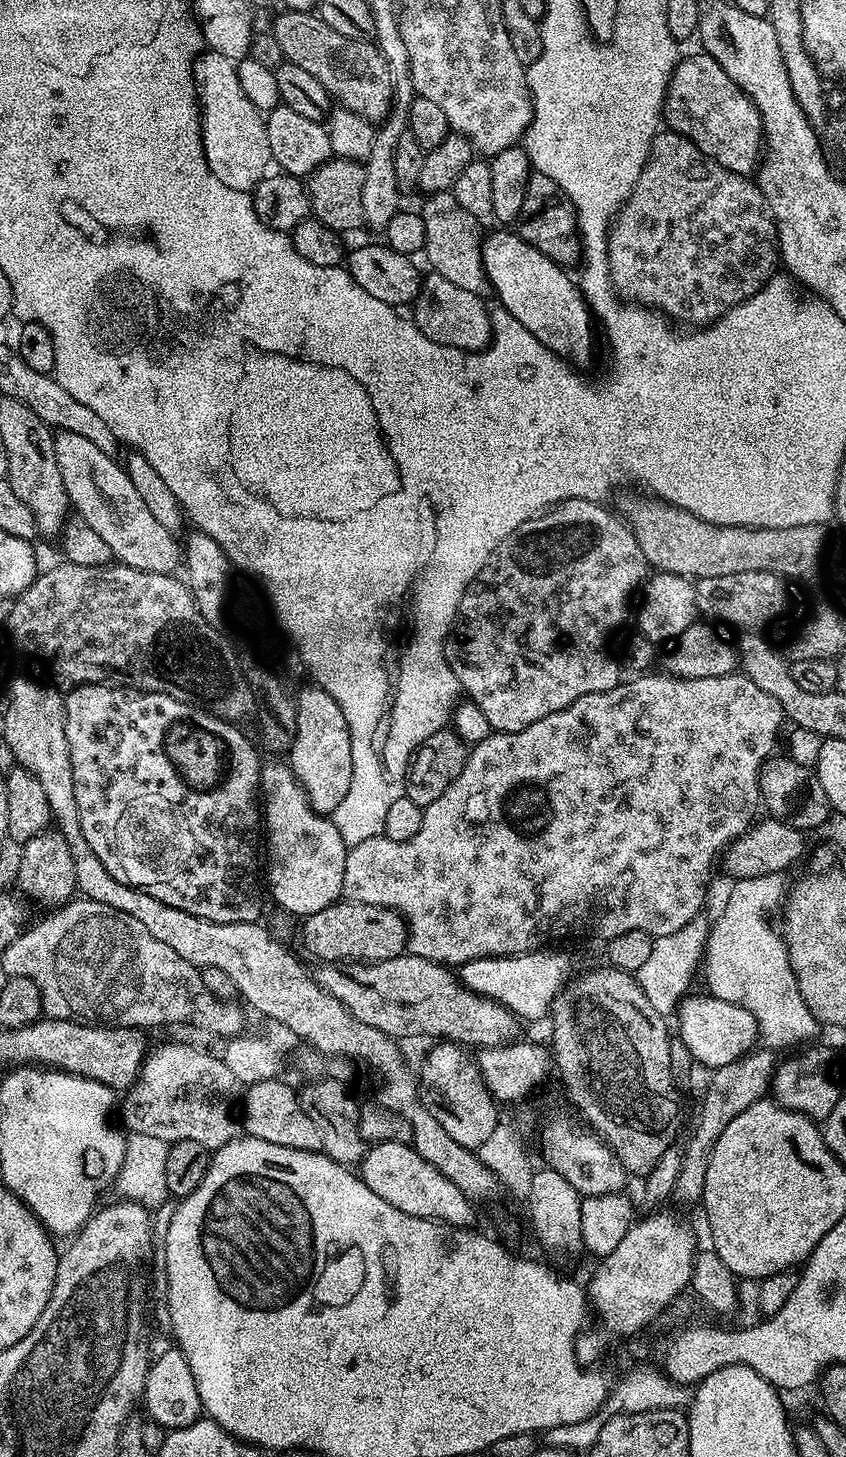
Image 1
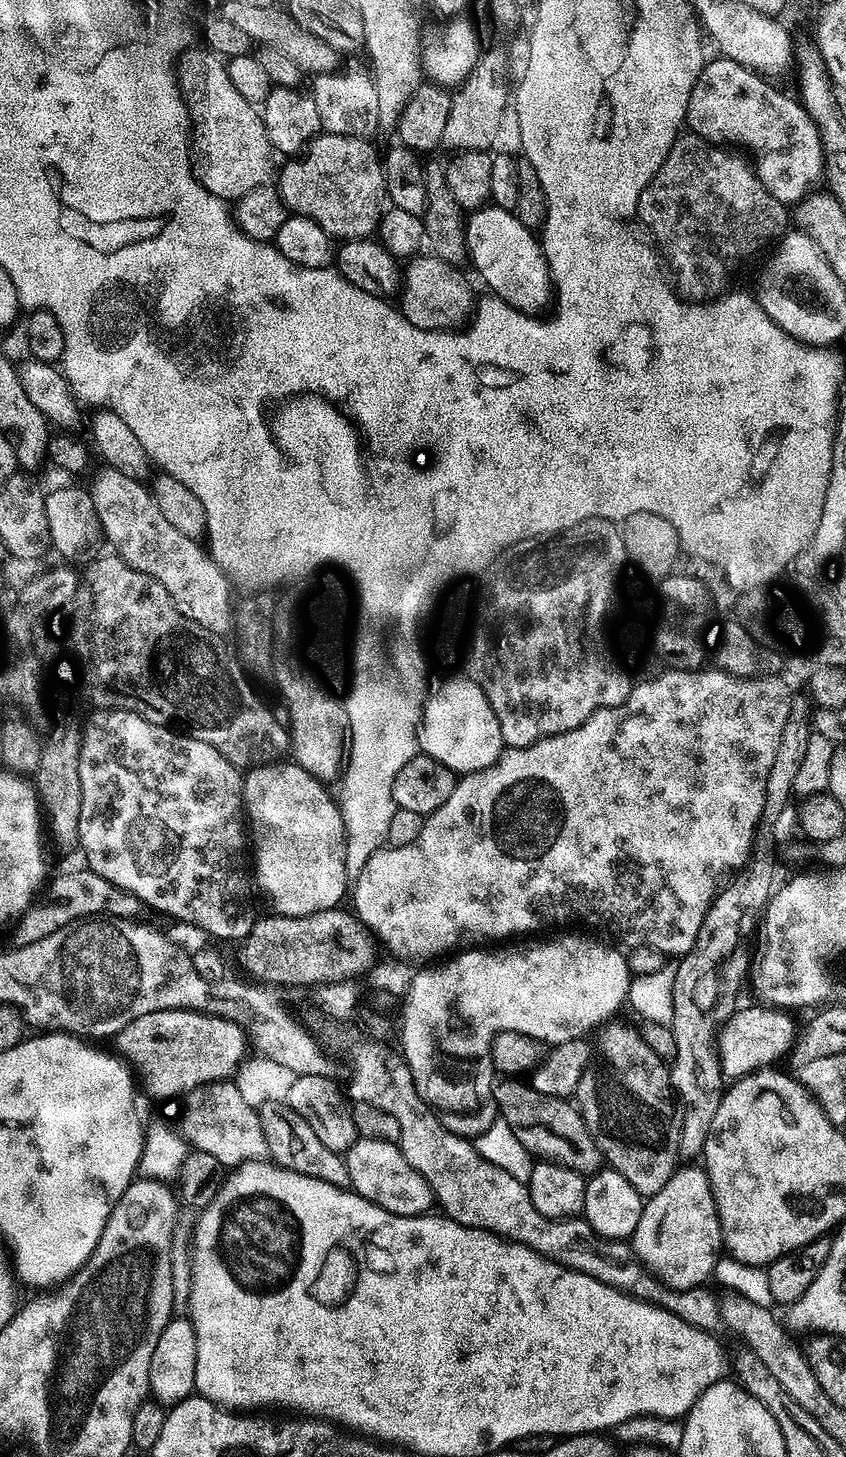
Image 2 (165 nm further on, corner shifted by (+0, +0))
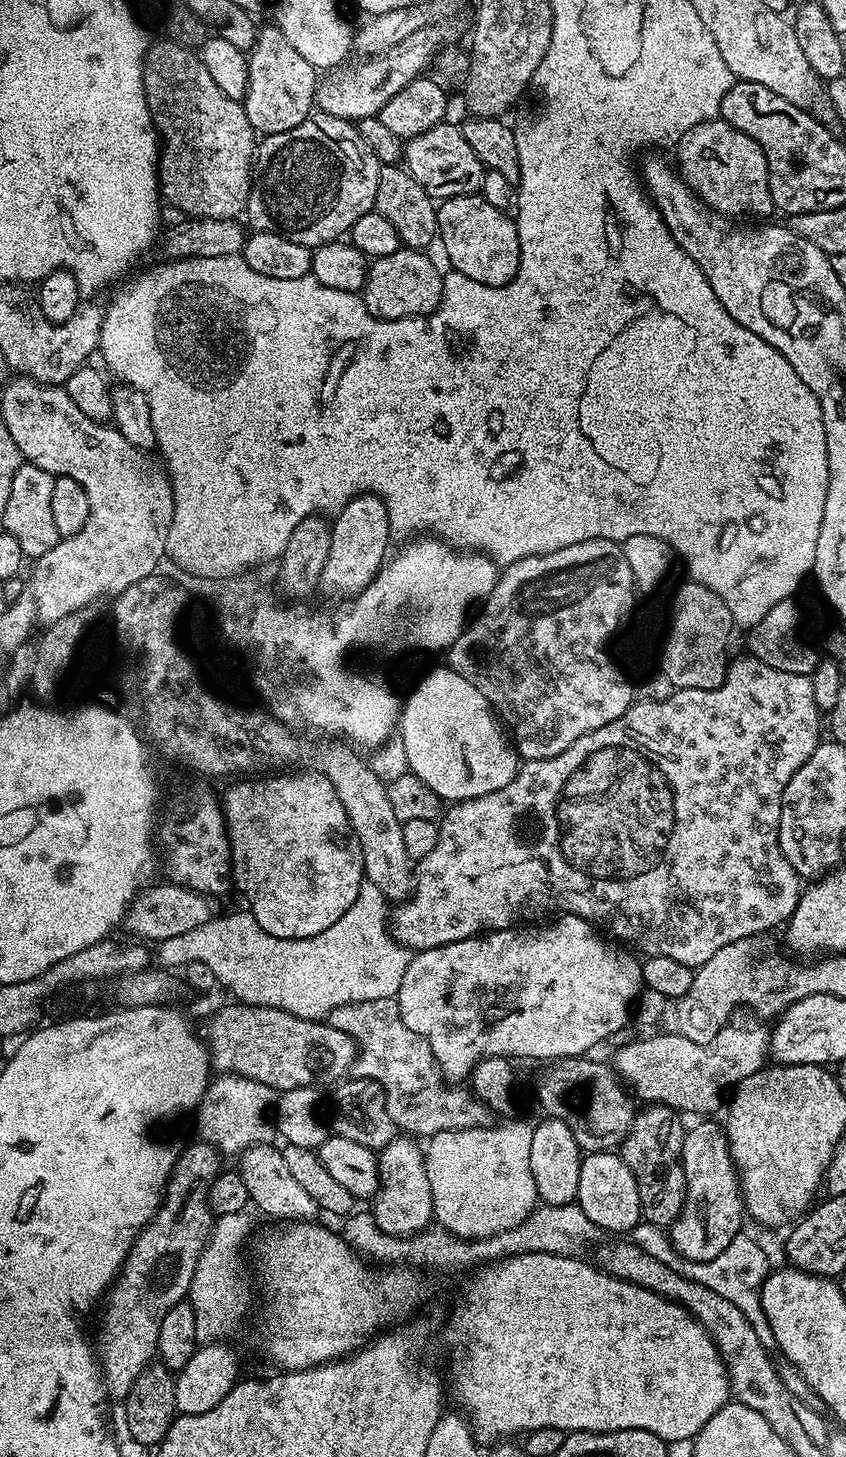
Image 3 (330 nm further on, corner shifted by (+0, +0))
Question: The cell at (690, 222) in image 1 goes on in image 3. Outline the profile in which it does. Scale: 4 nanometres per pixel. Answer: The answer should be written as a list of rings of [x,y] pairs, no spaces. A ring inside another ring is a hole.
[[[722,118],[707,120],[686,130],[686,134],[682,134],[682,138],[675,145],[674,151],[676,151],[677,161],[675,160],[675,163],[678,165],[680,177],[688,183],[688,189],[714,211],[721,212],[729,218],[768,216],[774,212],[770,194],[768,159],[762,146],[758,146],[758,142],[754,142],[754,138],[750,138],[750,134],[742,134],[742,130],[730,126]]]

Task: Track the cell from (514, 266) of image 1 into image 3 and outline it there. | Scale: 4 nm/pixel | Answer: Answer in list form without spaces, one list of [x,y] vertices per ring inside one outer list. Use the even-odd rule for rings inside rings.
[[[483,195],[455,196],[443,201],[436,210],[436,230],[438,244],[444,247],[448,260],[456,272],[461,272],[468,280],[473,280],[473,285],[486,288],[506,286],[518,274],[518,262],[520,261],[520,239],[516,229],[516,221],[505,209],[498,206],[490,206],[490,202],[484,200]]]

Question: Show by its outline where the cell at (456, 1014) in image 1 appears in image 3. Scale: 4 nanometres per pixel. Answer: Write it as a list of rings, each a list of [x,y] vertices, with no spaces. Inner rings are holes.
[[[570,1056],[549,1063],[552,1065],[541,1074],[540,1081],[536,1084],[536,1100],[544,1107],[543,1115],[545,1117],[561,1119],[569,1126],[581,1153],[611,1152],[619,1149],[620,1143],[628,1137],[628,1131],[632,1120],[636,1117],[637,1109],[632,1108],[633,1097],[627,1091],[622,1092],[623,1087],[618,1083],[617,1077],[613,1075],[611,1069],[605,1063],[602,1065],[596,1060],[588,1059],[592,1058]]]

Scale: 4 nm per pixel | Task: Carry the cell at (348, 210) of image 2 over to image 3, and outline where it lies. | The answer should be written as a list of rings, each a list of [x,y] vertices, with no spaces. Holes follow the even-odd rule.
[[[325,112],[306,117],[294,130],[264,136],[254,153],[252,189],[248,191],[247,223],[258,232],[277,232],[290,242],[298,242],[313,250],[347,237],[354,222],[362,214],[373,211],[378,194],[378,178],[382,163],[361,138],[357,125]]]

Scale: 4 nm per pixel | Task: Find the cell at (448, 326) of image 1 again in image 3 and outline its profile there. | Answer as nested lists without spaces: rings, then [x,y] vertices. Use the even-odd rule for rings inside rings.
[[[402,246],[394,254],[369,263],[362,299],[371,316],[380,320],[401,320],[407,316],[428,316],[440,307],[446,285],[428,255],[427,251]]]

